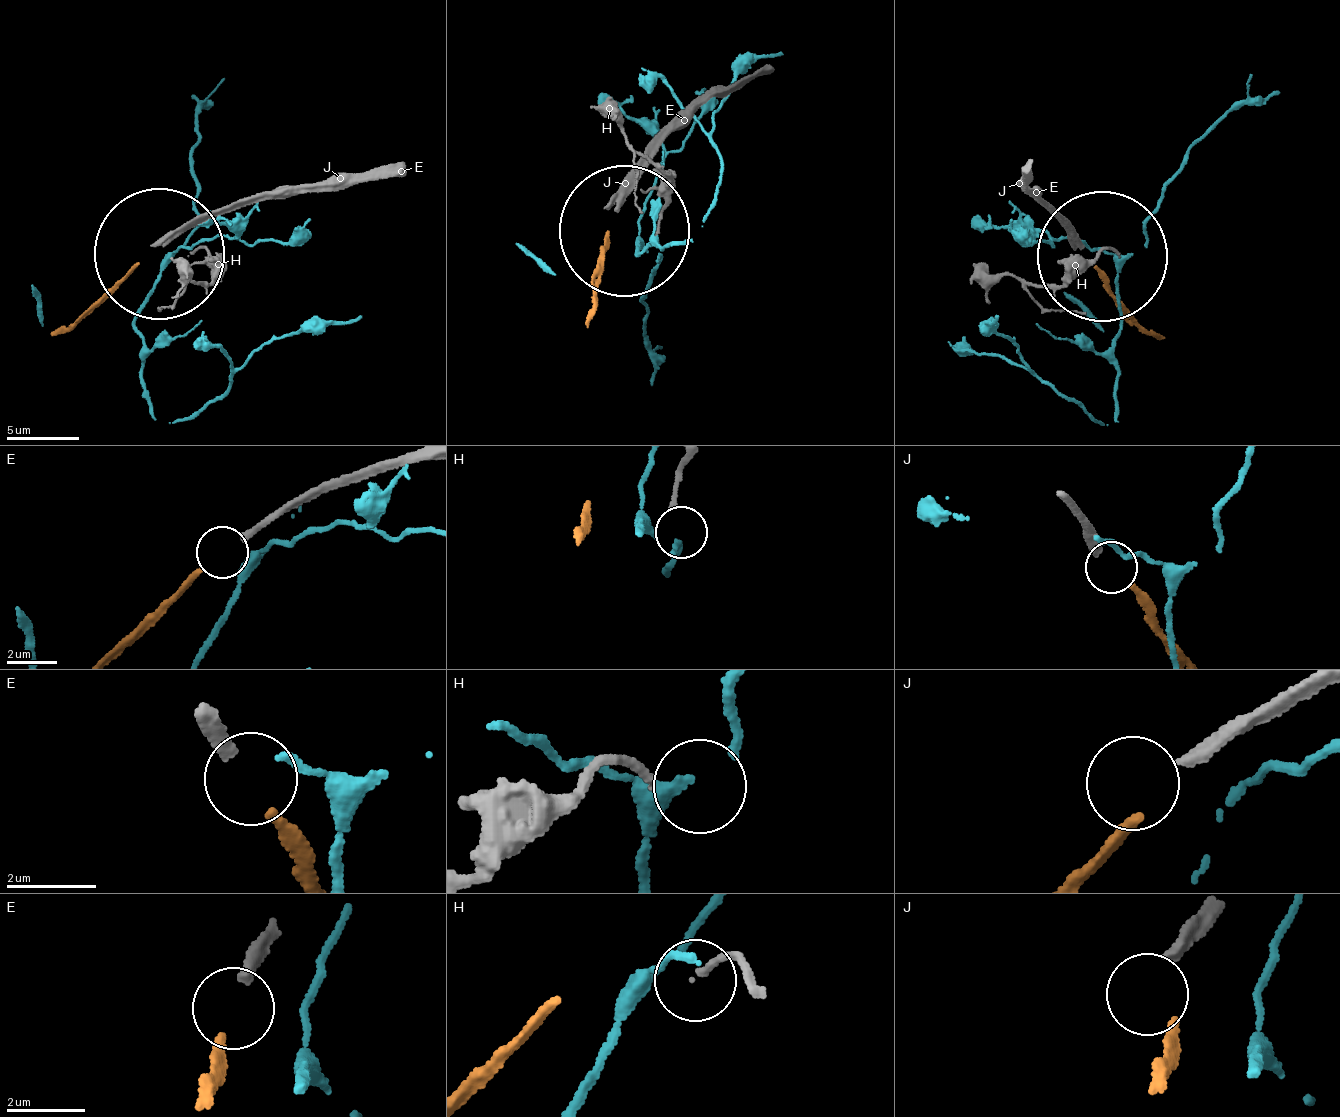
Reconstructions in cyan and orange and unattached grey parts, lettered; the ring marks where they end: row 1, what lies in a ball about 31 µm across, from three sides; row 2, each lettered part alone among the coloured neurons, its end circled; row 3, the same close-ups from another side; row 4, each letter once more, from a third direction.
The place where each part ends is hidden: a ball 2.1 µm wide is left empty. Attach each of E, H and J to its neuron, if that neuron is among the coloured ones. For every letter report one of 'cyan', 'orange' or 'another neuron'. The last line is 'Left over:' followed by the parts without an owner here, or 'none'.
E: orange
H: another neuron
J: another neuron
Left over: H, J

